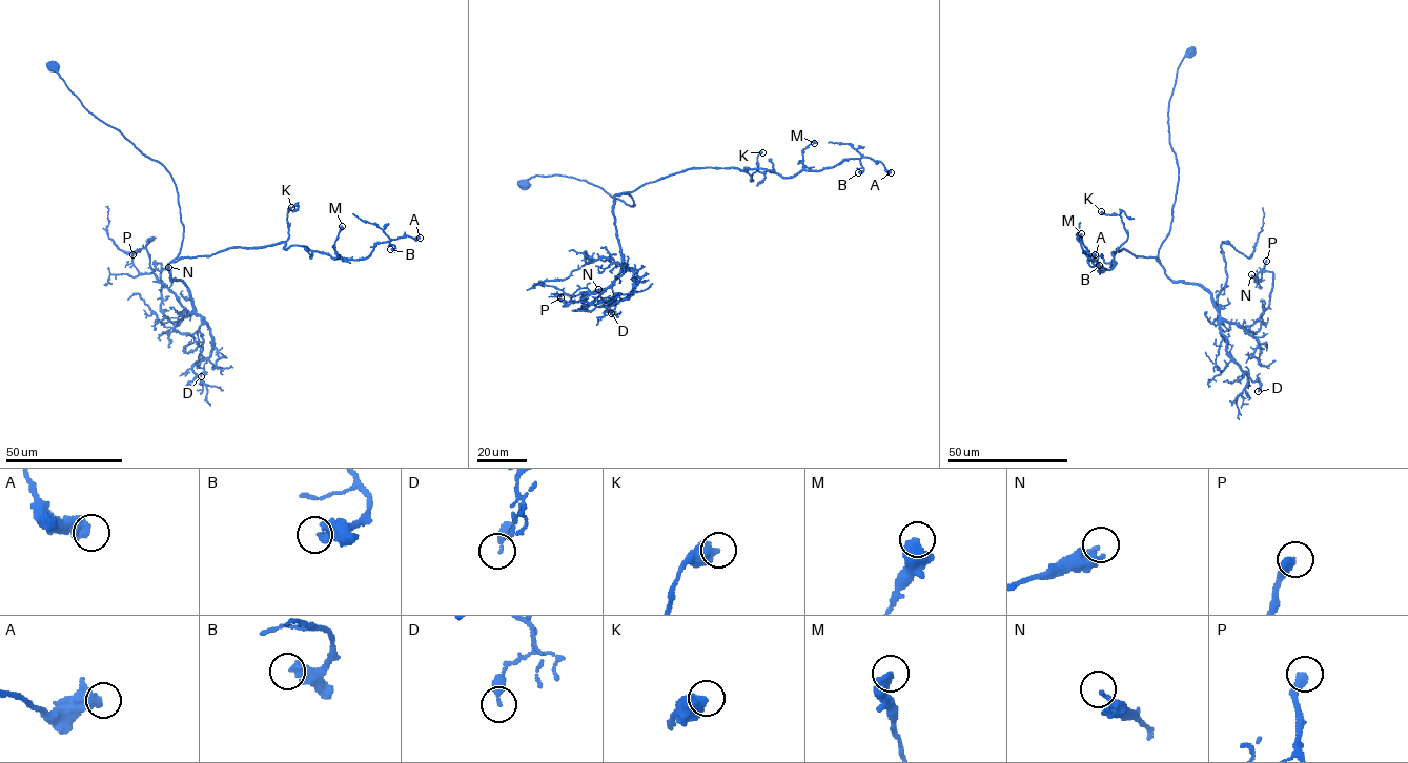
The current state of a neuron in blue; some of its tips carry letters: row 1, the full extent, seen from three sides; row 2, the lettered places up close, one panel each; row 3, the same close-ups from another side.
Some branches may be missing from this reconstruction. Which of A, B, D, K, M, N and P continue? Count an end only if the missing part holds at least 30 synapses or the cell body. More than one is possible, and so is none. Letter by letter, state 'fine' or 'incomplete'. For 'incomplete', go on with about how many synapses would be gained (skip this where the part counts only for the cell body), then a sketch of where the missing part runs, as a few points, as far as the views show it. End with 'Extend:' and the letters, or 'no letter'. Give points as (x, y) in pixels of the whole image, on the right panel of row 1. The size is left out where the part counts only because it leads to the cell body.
A: fine
B: fine
D: fine
K: fine
M: fine
N: fine
P: fine
Extend: no letter

